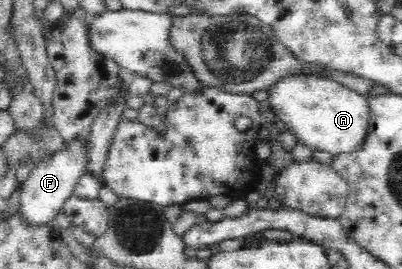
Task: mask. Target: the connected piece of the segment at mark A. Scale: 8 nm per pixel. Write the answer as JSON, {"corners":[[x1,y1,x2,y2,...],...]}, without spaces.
{"corners":[[289,75,278,80,267,92,270,114,283,121,289,132,297,137,297,141,306,144,313,149,313,152,327,152,332,156,337,156,354,155,363,150,372,125,370,101,367,100,367,94,355,92,319,75]]}

